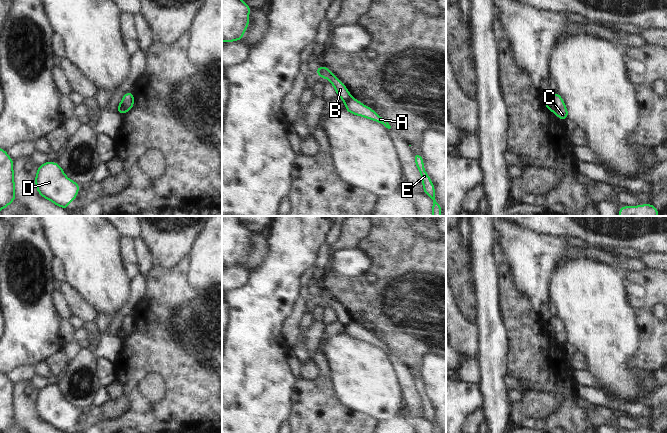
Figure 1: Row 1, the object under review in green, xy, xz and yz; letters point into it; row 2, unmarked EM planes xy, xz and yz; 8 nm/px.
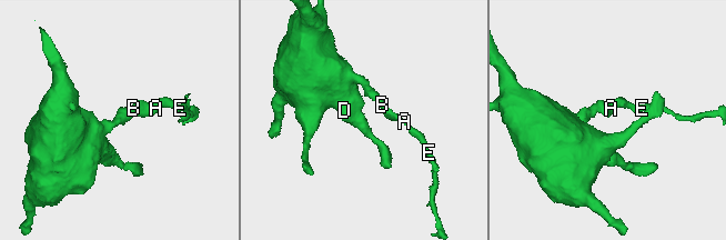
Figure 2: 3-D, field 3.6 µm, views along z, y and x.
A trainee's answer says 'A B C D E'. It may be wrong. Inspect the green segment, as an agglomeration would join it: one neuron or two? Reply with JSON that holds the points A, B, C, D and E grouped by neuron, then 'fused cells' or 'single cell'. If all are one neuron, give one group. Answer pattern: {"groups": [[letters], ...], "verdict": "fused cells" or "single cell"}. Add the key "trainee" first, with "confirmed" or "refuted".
{"trainee": "refuted", "groups": [["A", "C", "E"], ["B", "D"]], "verdict": "fused cells"}

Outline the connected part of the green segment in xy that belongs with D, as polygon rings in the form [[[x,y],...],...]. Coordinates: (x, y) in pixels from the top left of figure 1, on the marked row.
[[[50,161],[38,166],[35,185],[39,195],[66,210],[69,210],[68,204],[75,200],[81,187],[65,175],[57,162]]]

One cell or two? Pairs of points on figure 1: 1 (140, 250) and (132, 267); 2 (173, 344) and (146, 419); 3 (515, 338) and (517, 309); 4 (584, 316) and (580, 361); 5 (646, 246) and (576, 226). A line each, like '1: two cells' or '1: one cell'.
1: two cells
2: one cell
3: one cell
4: two cells
5: one cell

